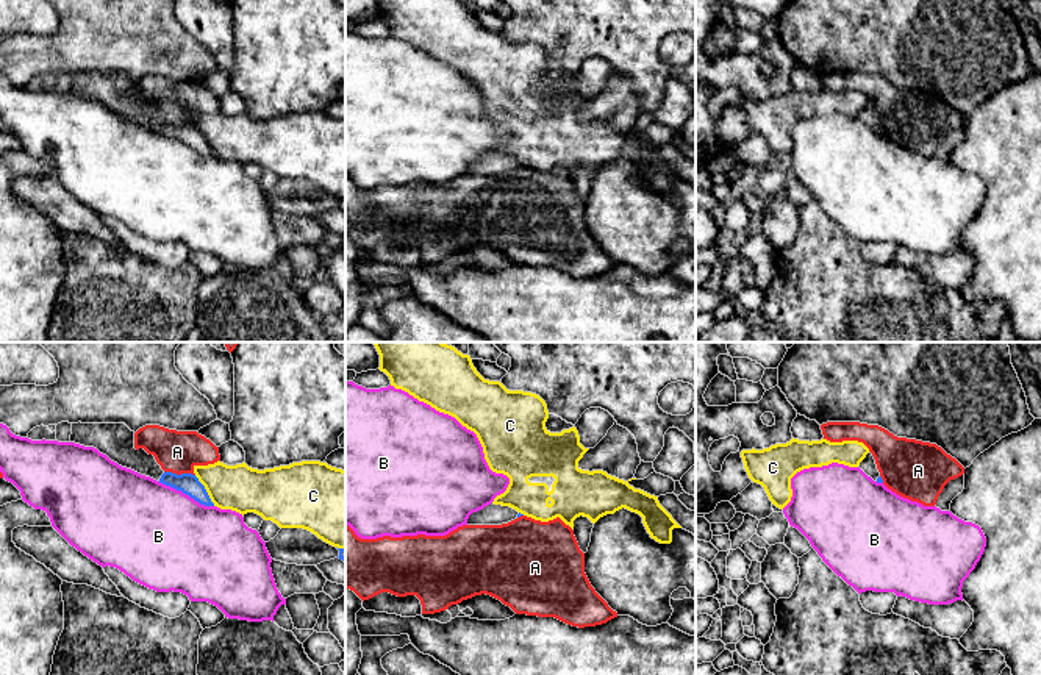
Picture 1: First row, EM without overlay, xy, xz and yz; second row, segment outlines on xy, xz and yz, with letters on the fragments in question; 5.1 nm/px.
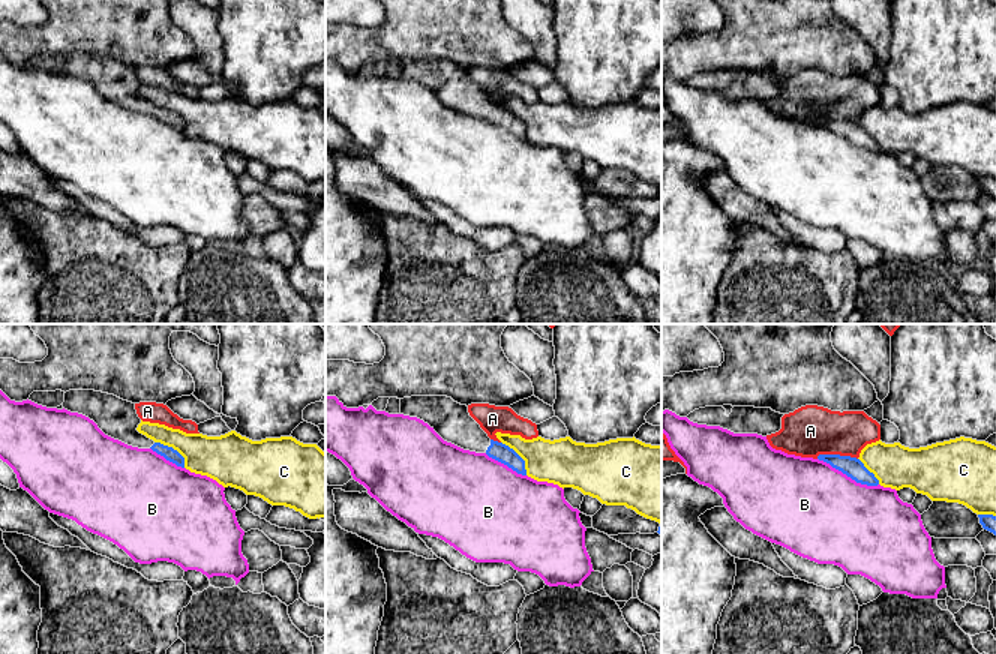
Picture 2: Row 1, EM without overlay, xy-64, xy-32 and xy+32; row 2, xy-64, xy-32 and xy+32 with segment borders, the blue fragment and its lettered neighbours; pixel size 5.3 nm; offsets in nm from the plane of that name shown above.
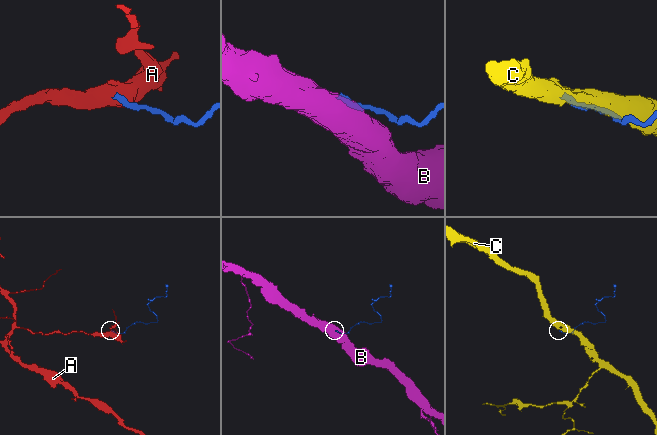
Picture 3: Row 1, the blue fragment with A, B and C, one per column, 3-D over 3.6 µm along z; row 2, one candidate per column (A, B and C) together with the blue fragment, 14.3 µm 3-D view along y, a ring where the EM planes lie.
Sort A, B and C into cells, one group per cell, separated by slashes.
A / B / C

